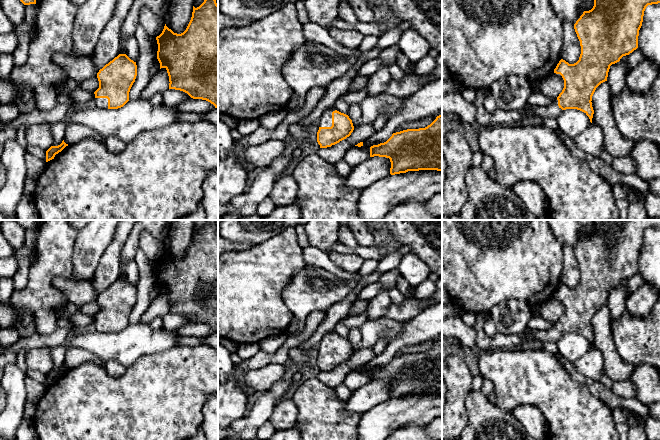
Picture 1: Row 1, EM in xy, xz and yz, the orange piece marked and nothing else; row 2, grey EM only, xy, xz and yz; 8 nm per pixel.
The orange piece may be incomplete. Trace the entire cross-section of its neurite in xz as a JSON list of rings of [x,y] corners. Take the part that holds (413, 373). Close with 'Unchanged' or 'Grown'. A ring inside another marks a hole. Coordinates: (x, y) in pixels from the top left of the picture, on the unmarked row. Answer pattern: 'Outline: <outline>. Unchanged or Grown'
Outline: [[[442,338],[427,351],[393,357],[384,367],[370,371],[370,381],[390,383],[390,398],[408,395],[442,396]]]. Unchanged

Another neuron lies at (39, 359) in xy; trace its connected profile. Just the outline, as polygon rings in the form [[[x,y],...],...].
[[[47,348],[28,350],[25,363],[27,369],[36,370],[44,375],[47,375],[53,368],[53,360]]]

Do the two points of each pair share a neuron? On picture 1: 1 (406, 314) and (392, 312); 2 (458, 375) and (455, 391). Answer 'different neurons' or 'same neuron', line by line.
1: same neuron
2: same neuron

